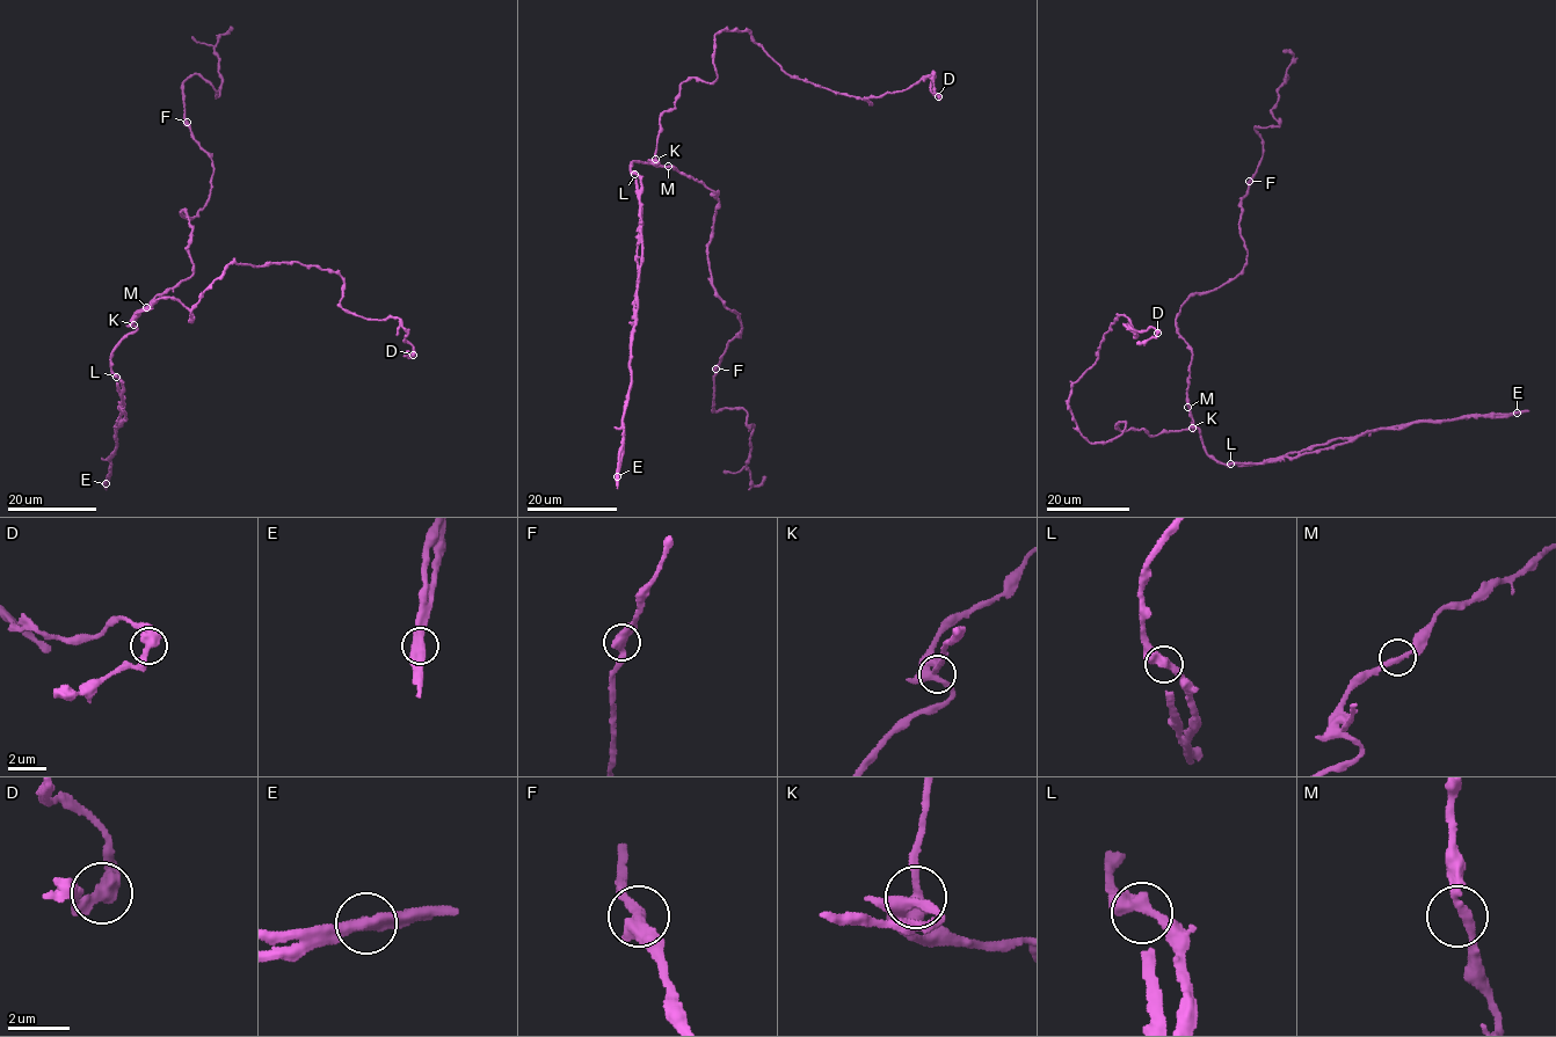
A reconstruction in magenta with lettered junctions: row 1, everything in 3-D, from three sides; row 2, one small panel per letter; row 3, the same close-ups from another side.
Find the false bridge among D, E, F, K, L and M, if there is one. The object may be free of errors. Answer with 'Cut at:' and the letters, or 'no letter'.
Cut at: E

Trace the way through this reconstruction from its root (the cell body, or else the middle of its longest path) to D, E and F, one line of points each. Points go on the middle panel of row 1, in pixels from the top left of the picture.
D: (667, 167), (660, 118), (683, 82), (715, 80), (726, 30), (871, 103), (926, 74), (938, 96)
E: (667, 167), (655, 160), (631, 166), (641, 184), (640, 228), (618, 475)
F: (667, 167), (717, 192), (709, 245), (711, 282), (724, 306), (739, 314), (741, 329), (715, 369)

